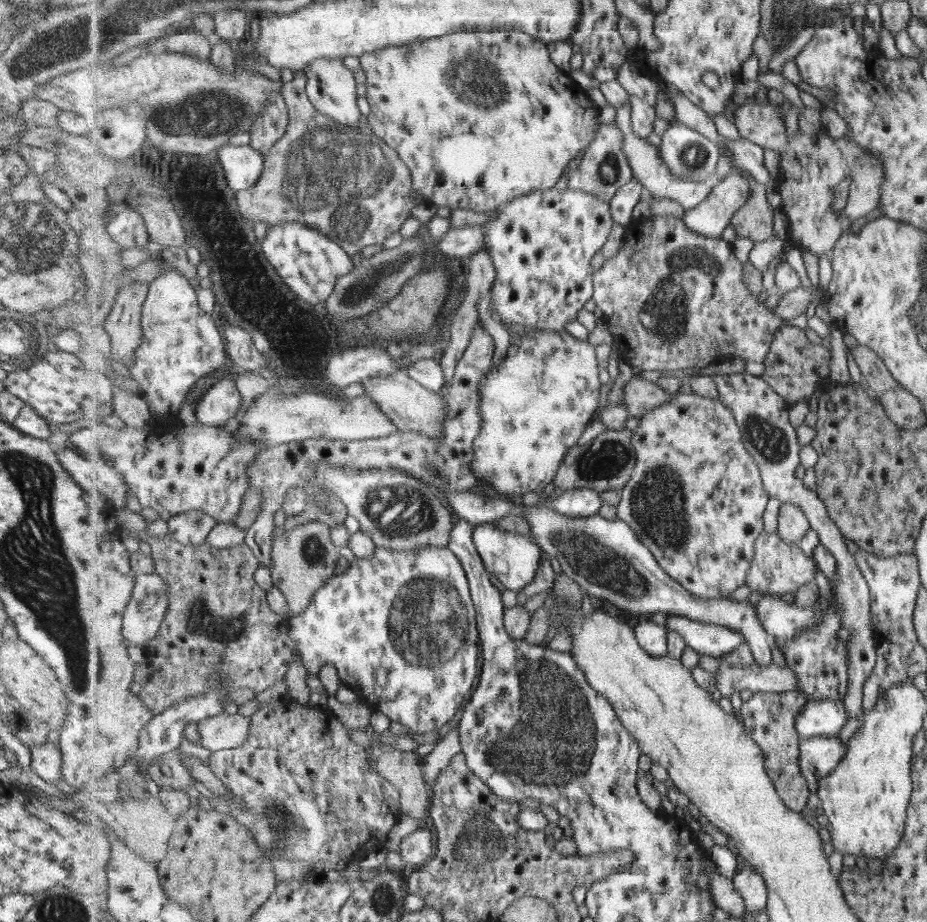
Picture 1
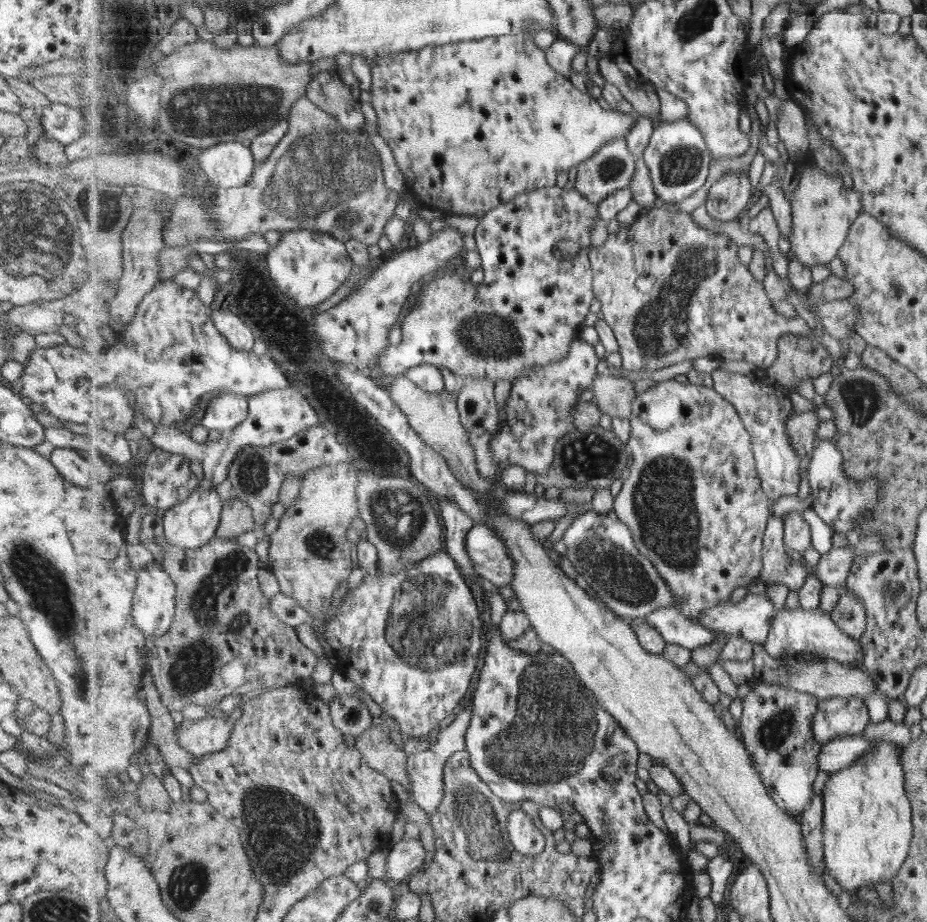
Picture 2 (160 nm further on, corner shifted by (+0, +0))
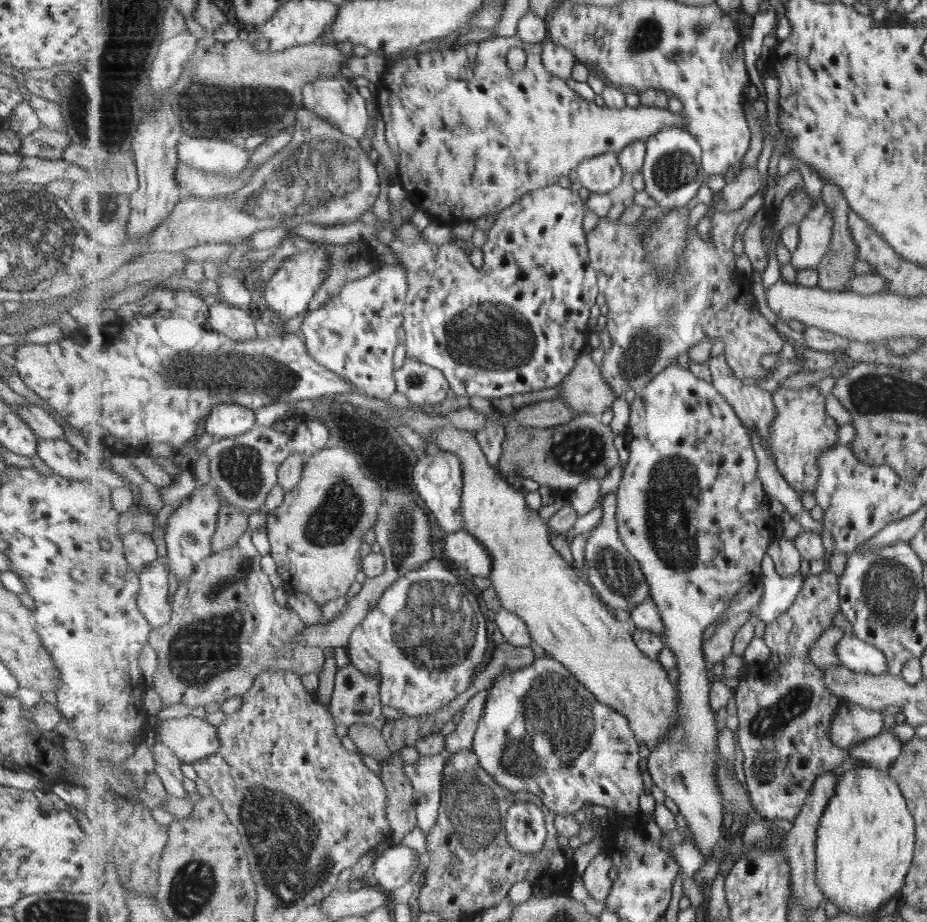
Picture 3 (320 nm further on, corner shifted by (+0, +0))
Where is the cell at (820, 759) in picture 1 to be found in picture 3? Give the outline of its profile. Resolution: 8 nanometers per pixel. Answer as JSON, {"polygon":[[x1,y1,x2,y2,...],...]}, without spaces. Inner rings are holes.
{"polygon":[[883,731,879,736,849,748,850,756,859,760,857,766,869,766,888,770,899,758,904,742,891,731]]}

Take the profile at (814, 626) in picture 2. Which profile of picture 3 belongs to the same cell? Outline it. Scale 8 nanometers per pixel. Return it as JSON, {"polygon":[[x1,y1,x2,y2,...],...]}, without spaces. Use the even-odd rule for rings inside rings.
{"polygon":[[853,631,836,646,836,656,841,664,858,673,890,673,887,655,875,645,861,640]]}

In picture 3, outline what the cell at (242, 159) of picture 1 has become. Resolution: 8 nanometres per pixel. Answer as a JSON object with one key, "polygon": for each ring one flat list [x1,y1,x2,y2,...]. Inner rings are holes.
{"polygon":[[184,136,177,145,178,160,196,169,225,177,240,175,249,166,252,153,240,142]]}

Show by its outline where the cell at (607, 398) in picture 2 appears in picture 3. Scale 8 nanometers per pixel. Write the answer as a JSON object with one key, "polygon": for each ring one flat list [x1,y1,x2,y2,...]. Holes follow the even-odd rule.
{"polygon":[[583,353,560,384,559,399,568,404,577,416,600,416,617,400,610,383,603,378,600,367,595,364,591,354]]}

